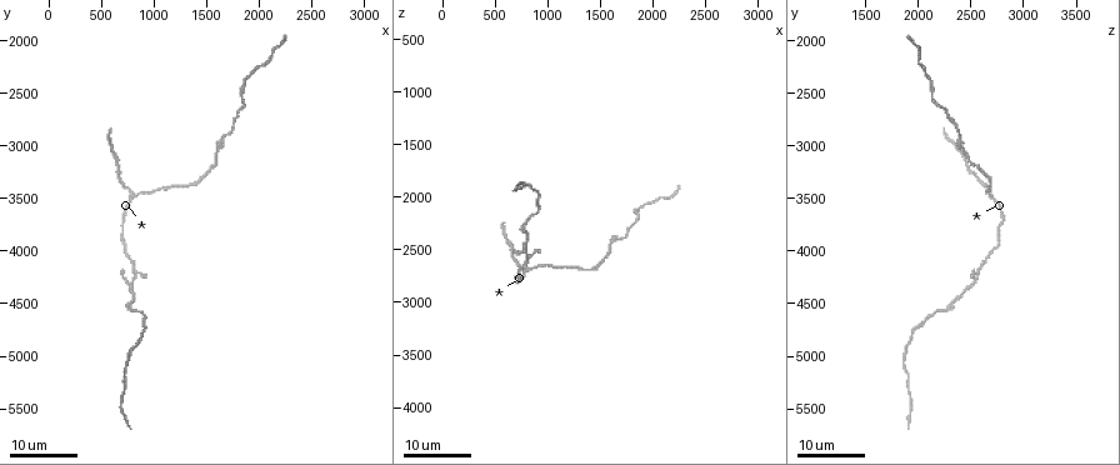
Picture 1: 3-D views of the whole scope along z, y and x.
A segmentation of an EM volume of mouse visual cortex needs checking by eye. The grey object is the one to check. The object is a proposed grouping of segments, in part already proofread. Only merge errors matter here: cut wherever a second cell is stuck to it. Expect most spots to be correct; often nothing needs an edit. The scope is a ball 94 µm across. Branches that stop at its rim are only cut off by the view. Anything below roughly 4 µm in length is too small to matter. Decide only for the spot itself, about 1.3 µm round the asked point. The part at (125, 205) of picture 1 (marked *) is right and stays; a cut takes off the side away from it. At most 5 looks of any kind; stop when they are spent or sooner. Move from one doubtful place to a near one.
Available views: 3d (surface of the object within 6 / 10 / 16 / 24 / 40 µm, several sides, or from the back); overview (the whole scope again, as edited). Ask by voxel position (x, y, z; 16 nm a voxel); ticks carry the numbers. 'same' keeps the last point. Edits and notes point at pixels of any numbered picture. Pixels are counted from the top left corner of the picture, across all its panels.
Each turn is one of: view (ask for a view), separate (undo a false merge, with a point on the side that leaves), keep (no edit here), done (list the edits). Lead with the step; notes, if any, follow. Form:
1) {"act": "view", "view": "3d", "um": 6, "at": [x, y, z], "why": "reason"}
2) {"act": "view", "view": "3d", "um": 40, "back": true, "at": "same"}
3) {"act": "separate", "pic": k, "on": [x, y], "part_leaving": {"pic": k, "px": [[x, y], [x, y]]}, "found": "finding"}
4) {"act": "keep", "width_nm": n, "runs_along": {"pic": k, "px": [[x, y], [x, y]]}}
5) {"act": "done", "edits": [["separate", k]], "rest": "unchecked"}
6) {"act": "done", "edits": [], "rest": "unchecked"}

{"act": "view", "view": "3d", "um": 16, "at": [800, 3480, 2660], "why": "arms part here"}

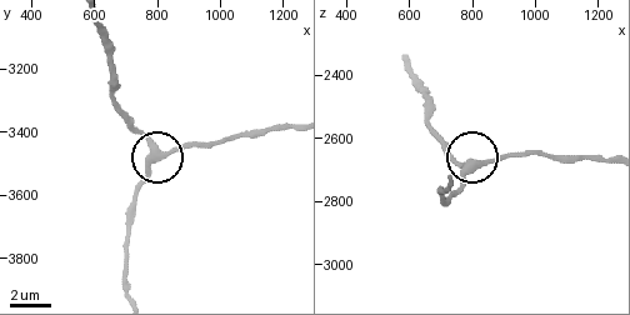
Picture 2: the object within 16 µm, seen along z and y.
{"act": "view", "view": "3d", "um": 6, "at": [820, 3470, 2680]}

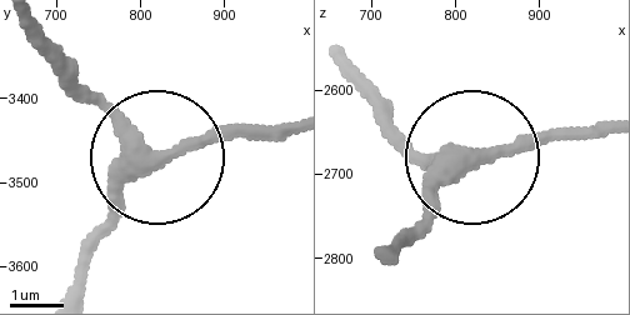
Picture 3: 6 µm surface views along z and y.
{"act": "keep", "side_arm_um": 14, "arms": 3, "found": "one cell here"}

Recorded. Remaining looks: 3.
{"act": "view", "view": "3d", "um": 16, "at": [1640, 2920, 2380], "why": "thick turns thin"}

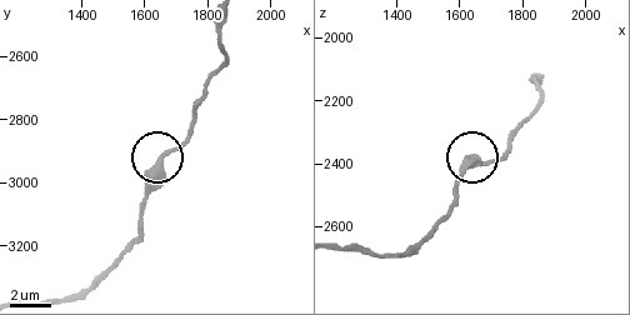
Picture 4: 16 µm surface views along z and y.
{"act": "view", "view": "3d", "um": 10, "at": "same"}

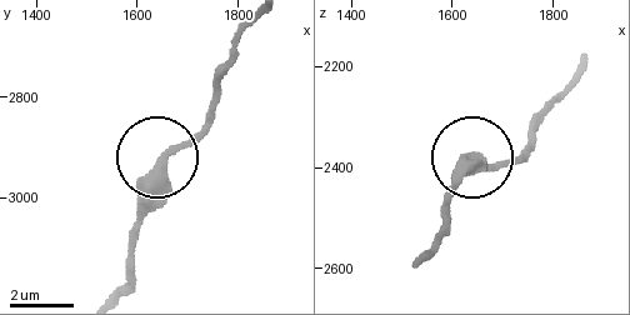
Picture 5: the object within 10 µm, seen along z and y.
{"act": "keep", "runs_along": {"pic": 5, "px": [[118, 291], [146, 176], [214, 114]]}, "found": "one cell here"}

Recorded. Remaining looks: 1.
{"act": "done", "edits": [], "rest": "unchecked"}

